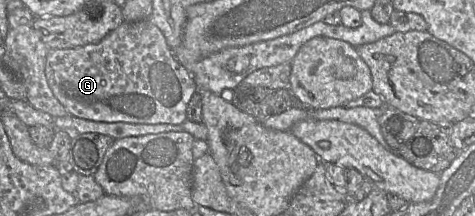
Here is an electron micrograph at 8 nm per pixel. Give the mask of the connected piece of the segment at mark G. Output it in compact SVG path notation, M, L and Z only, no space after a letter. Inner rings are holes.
M149 19L139 22L123 22L119 27L111 31L98 43L88 44L83 47L71 49L50 50L46 58L45 75L54 96L65 107L68 114L74 117L96 122L125 122L132 124L165 123L180 125L187 120L187 107L192 96L194 95L194 93L200 90L192 73L178 62L173 50L168 46L165 36L163 35L161 30Z

